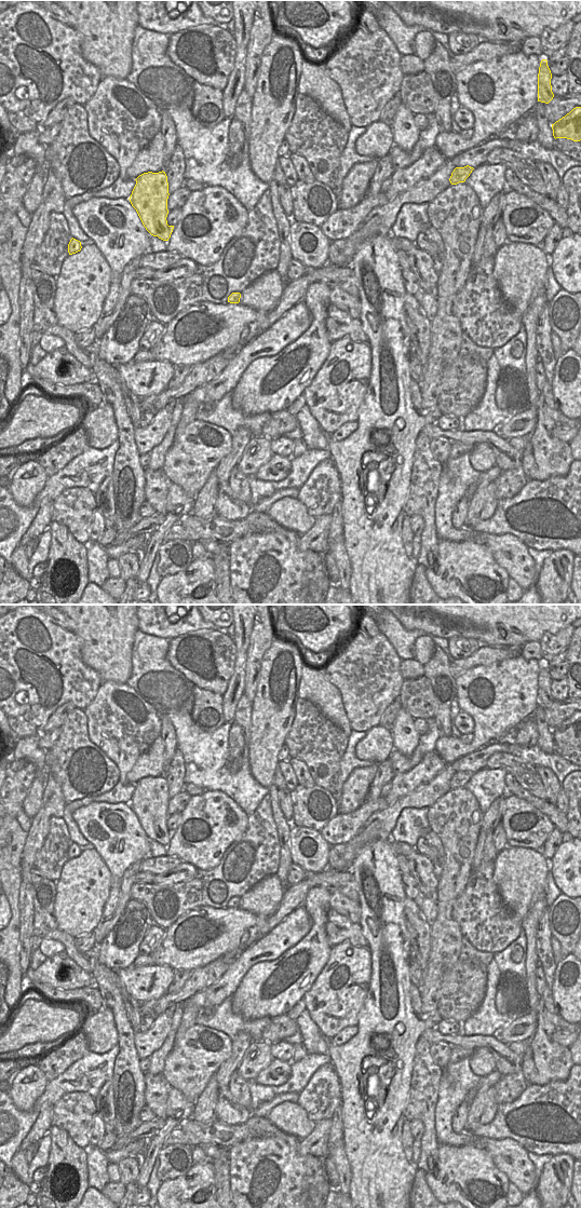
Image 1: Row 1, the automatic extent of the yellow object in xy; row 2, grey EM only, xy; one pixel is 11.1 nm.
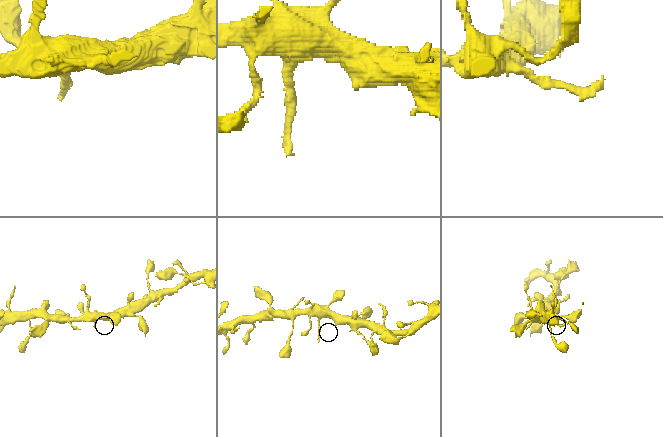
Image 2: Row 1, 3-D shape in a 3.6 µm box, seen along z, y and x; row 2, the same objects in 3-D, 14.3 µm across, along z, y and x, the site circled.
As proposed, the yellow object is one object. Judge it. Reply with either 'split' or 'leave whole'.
leave whole

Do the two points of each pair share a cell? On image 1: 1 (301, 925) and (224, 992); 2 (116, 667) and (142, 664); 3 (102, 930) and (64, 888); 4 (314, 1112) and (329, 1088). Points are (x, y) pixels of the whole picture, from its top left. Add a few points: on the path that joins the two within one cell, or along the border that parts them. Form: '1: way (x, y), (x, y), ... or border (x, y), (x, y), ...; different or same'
1: way (280, 939), (269, 948), (255, 953), (238, 971); same
2: border (134, 640), (132, 648), (132, 673), (125, 682); different
3: border (100, 921), (92, 932); different
4: way (318, 1107), (320, 1098), (324, 1094); same

